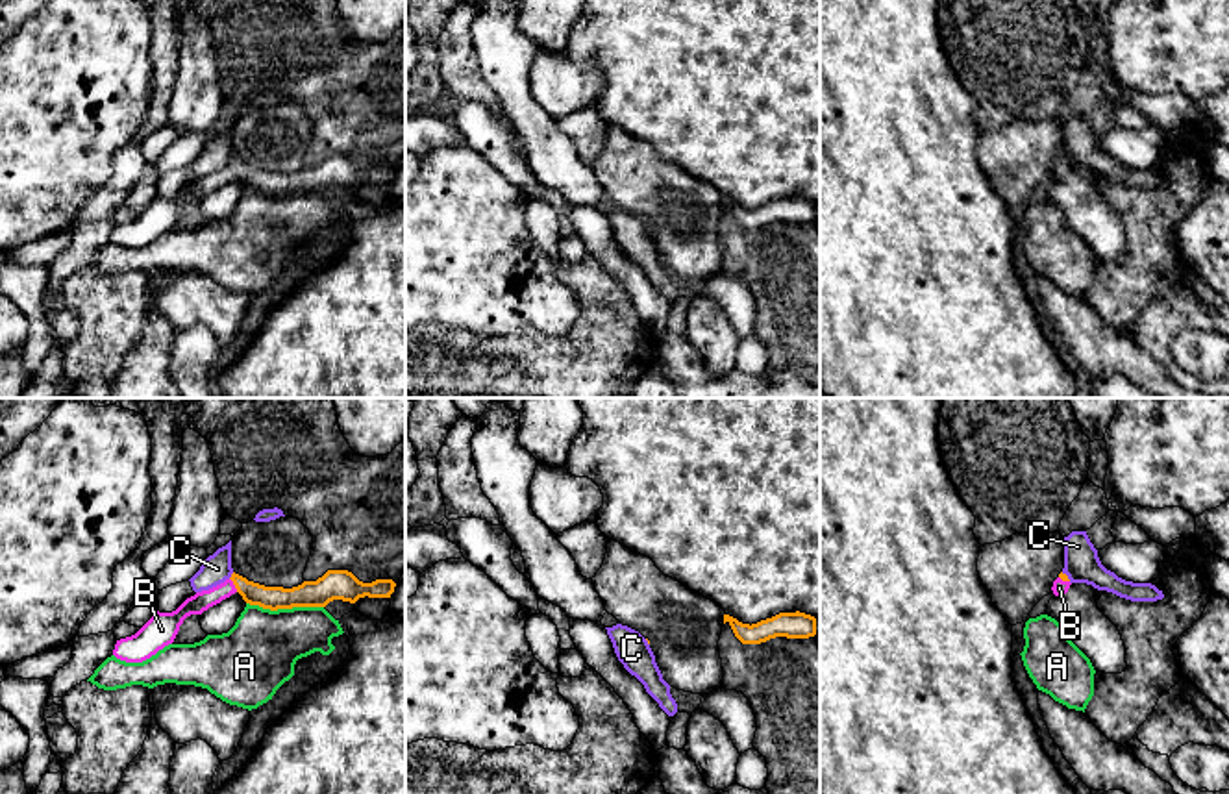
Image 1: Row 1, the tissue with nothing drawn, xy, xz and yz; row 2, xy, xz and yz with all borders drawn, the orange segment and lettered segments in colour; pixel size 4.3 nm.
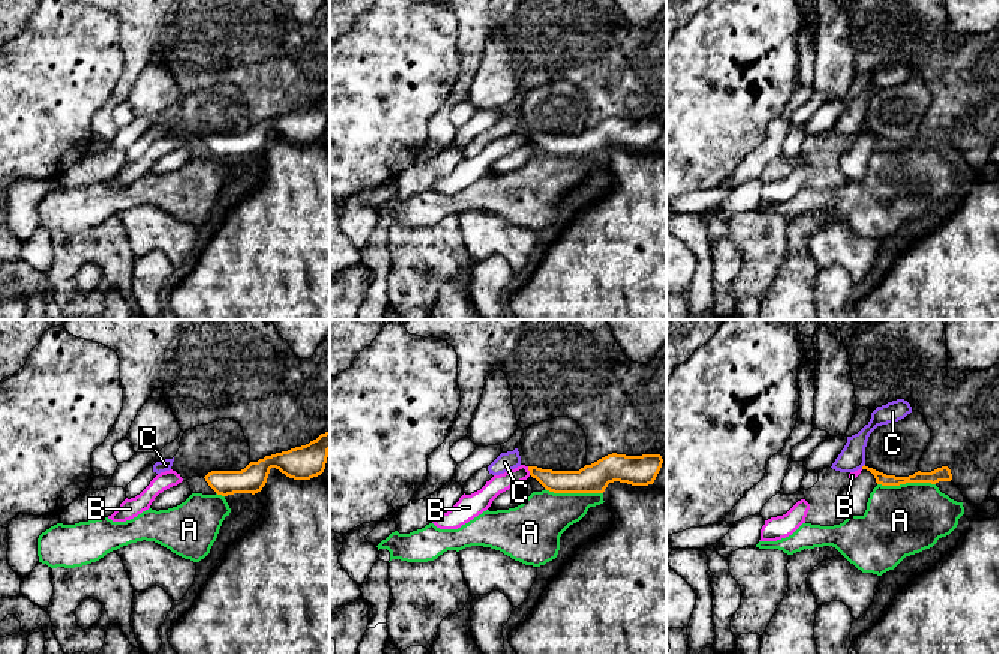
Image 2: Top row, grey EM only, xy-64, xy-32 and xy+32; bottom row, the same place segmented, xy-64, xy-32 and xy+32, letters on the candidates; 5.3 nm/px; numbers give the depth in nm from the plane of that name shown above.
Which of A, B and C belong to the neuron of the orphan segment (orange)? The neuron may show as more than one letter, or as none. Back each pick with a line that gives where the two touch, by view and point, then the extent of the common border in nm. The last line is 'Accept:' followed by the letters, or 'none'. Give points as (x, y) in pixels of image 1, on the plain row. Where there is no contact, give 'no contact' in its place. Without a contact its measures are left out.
B: xy (234, 169) | 70 nm
Accept: B

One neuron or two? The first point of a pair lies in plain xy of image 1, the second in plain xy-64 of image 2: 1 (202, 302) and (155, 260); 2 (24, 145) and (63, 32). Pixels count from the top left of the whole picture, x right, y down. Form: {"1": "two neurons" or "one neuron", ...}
{"1": "two neurons", "2": "one neuron"}

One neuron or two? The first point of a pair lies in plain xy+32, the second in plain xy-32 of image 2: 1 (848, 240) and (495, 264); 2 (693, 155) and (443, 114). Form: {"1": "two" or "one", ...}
{"1": "two", "2": "two"}

